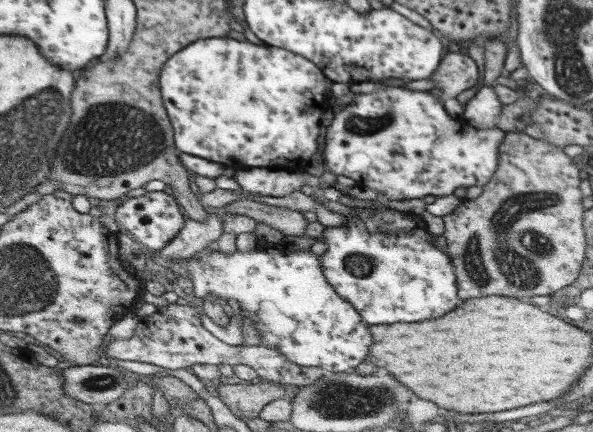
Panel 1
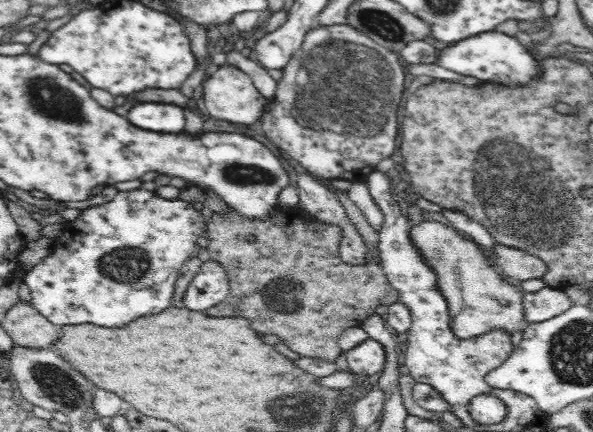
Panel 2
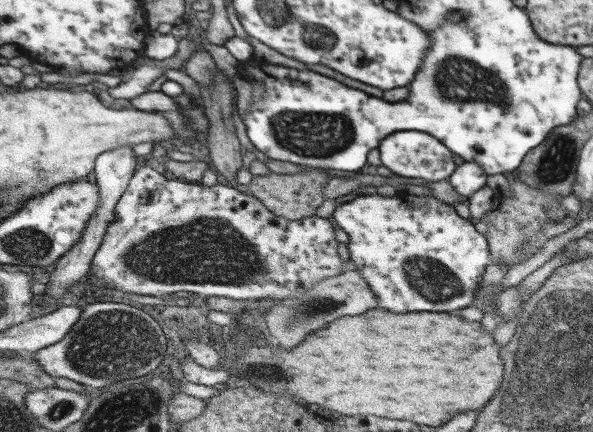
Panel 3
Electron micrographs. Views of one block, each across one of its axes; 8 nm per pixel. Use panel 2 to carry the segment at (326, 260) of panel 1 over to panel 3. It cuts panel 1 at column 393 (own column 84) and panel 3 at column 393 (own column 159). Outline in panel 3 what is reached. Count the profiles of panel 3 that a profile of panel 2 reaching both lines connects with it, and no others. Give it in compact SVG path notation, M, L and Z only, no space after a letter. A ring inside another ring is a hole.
M399 192L386 197L378 193L360 194L355 200L338 205L331 217L336 226L348 234L351 260L368 282L372 294L376 294L378 308L388 312L452 312L466 308L472 304L476 286L490 264L486 238L474 230L470 220L460 218L452 206L432 195Z

